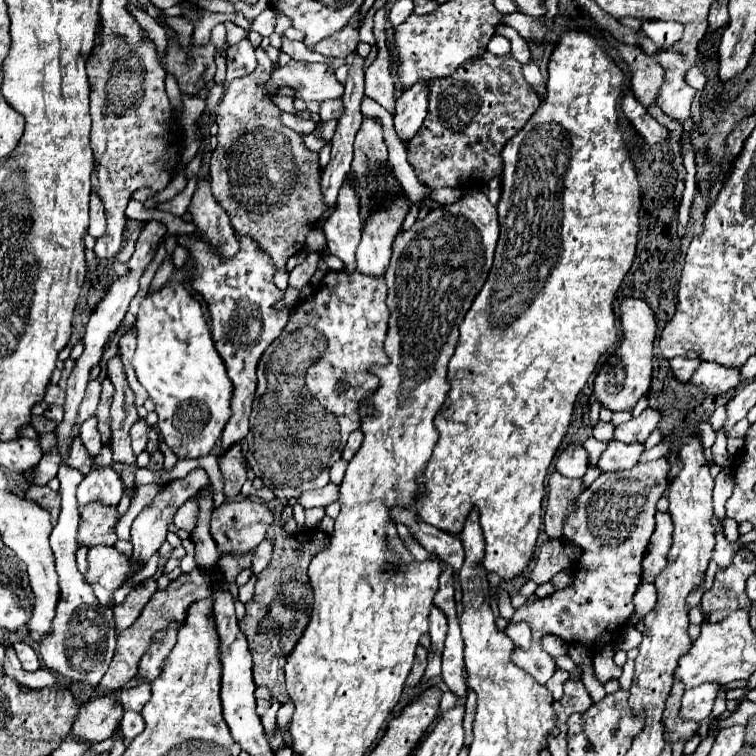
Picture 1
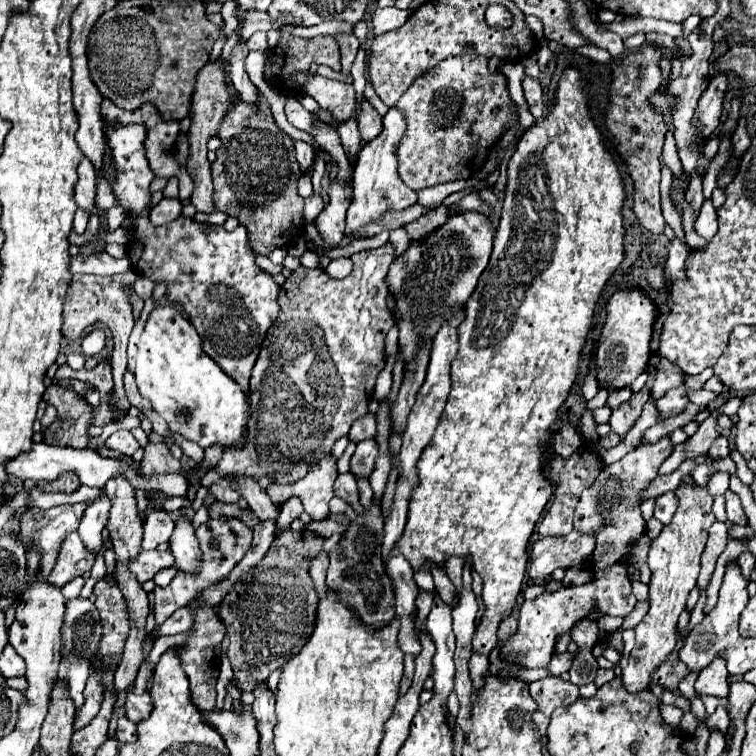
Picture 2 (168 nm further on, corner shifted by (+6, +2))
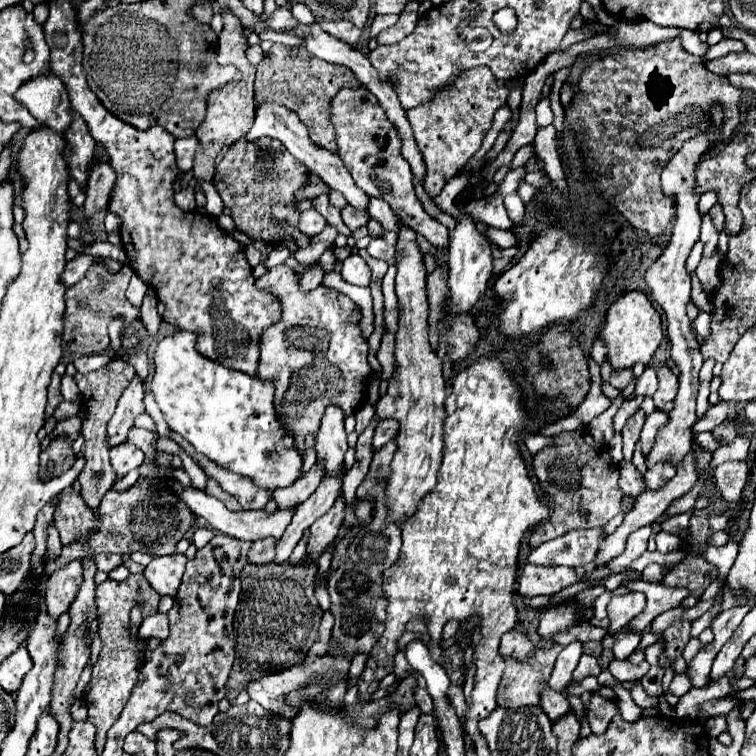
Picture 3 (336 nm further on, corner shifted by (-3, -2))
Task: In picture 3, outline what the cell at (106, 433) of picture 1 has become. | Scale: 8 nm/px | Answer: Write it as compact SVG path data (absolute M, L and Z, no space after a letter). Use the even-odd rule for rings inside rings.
M63 435L55 437L51 441L51 445L45 451L41 451L41 471L39 473L45 471L45 465L49 461L55 463L55 471L57 473L65 473L67 469L71 469L73 463L77 461L75 451L73 451L73 441L67 439L67 437L63 437Z

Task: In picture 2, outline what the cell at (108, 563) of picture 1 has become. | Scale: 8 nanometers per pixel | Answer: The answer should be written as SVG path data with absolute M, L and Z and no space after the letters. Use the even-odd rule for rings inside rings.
M142 551L134 563L130 563L130 571L136 575L140 583L150 581L158 571L174 565L174 555L170 551Z

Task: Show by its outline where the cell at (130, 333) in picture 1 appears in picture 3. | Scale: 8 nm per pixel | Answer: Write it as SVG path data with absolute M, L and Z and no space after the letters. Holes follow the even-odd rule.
M171 431L169 435L191 459L195 459L195 463L205 471L207 477L211 479L217 479L219 485L229 493L233 495L243 509L265 509L265 505L271 501L271 491L267 489L261 489L261 487L255 487L255 483L251 483L251 479L247 479L245 475L235 475L235 473L229 473L229 471L223 471L223 467L219 467L217 463L211 463L211 459L199 455L189 443L187 439L183 439L179 433Z

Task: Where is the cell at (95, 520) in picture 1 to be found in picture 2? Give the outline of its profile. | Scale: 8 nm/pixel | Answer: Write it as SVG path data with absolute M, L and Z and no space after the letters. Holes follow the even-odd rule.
M70 533L66 537L66 541L62 543L58 561L48 577L48 581L54 587L64 587L68 581L72 581L74 577L84 575L86 571L90 571L94 565L94 555L90 555L90 551L86 551L86 547L80 541L80 535Z

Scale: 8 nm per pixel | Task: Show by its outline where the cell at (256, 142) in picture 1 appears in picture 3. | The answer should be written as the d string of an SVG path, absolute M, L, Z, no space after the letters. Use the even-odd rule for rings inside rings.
M243 137L229 147L221 163L215 167L213 185L217 187L225 207L231 211L239 231L251 239L277 245L289 235L281 229L279 221L297 225L301 217L297 209L297 191L303 191L309 185L307 177L307 167L303 167L303 163L299 163L277 139L247 141Z

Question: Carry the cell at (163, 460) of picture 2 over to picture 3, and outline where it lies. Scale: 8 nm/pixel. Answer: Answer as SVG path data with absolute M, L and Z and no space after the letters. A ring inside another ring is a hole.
M131 427L129 435L127 435L127 441L137 445L149 459L155 459L155 455L159 455L157 447L155 447L155 439L153 439L153 433L149 433L147 429L137 429L137 427Z

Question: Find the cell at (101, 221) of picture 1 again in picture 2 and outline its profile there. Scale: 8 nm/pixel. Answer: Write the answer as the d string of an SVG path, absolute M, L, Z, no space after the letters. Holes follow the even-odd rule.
M82 157L80 165L78 165L78 183L74 187L74 197L78 207L94 211L94 165Z

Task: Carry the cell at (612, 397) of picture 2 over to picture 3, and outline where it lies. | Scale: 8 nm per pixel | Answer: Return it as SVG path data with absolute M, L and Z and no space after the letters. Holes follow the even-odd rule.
M631 369L621 371L621 373L615 373L615 371L611 373L611 385L613 385L615 389L619 389L619 391L623 391L633 379L635 379L635 375L633 375Z

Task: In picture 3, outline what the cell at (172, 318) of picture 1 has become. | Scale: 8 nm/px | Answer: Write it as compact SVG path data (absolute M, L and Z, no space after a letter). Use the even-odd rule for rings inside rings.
M173 331L157 343L153 357L153 375L151 375L151 391L159 409L165 415L167 425L181 433L199 453L207 455L211 461L221 467L251 477L261 487L275 491L277 487L289 487L301 475L303 457L295 449L293 439L285 435L281 423L277 421L277 413L273 407L273 391L271 383L263 383L257 377L249 377L241 371L227 369L195 349L197 335L191 331Z

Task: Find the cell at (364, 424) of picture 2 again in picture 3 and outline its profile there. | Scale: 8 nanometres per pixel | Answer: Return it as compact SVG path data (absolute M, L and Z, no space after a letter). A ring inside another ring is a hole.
M401 225L399 241L397 241L397 283L395 291L399 297L399 331L397 331L397 345L395 345L395 359L397 359L397 373L395 379L389 381L387 395L383 395L376 404L375 414L379 421L387 418L399 421L399 433L396 437L397 451L391 461L391 476L387 486L387 505L391 509L389 521L399 523L405 517L411 517L423 495L427 495L437 483L437 469L441 463L441 449L443 449L443 419L445 419L445 379L441 373L441 359L429 345L429 325L427 325L427 295L425 295L425 265L423 255L415 243L415 231Z

